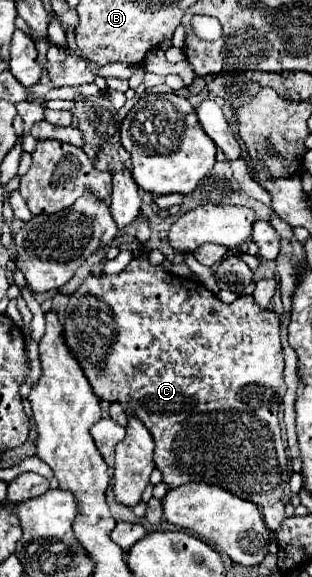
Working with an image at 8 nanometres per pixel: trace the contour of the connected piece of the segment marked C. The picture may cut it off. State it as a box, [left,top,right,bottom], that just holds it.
[64,255,290,531]

